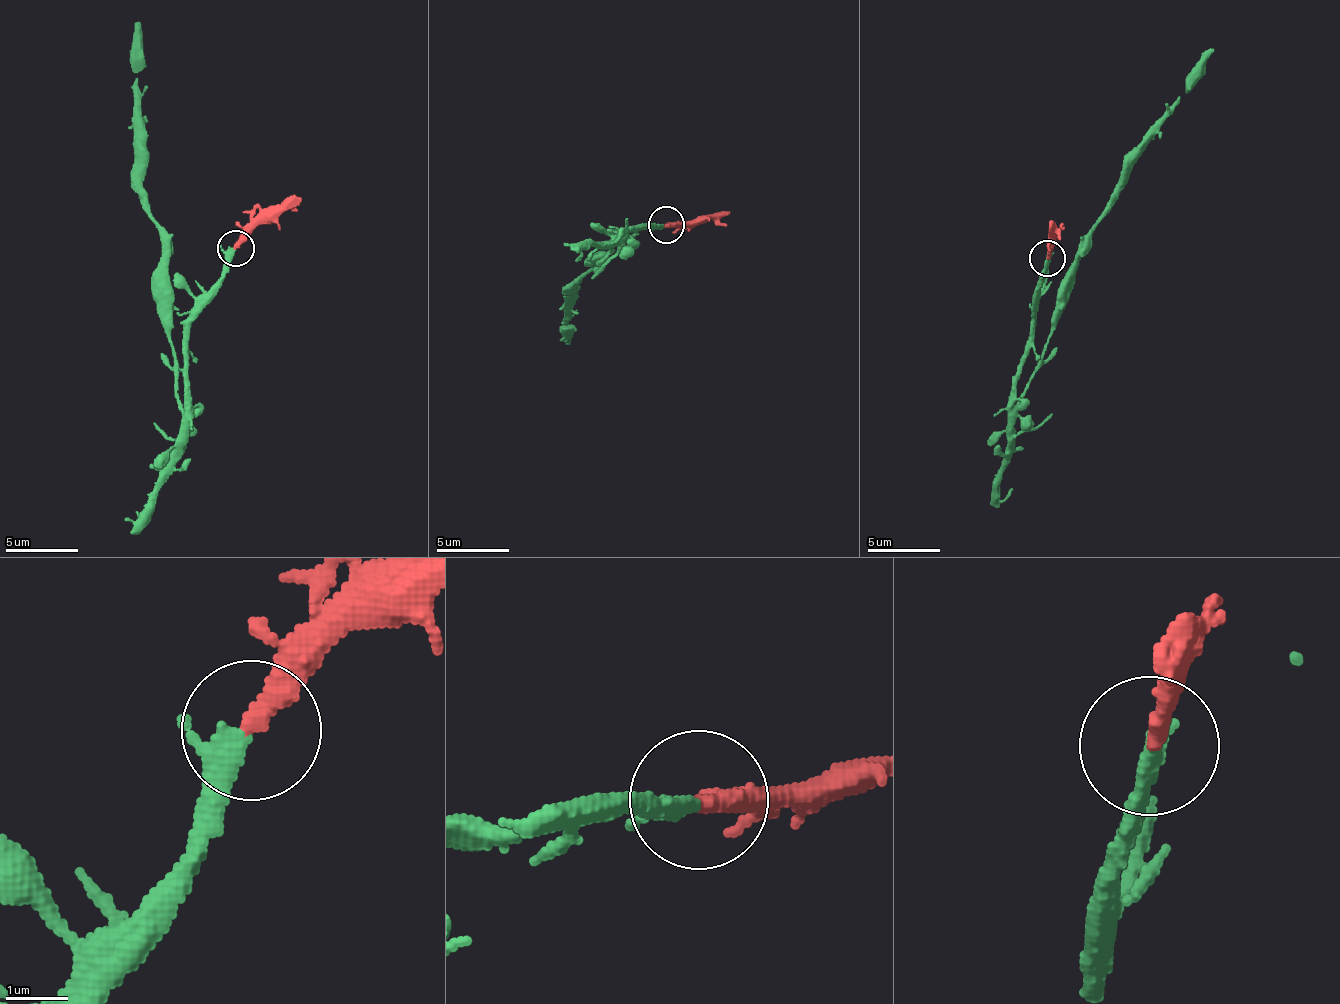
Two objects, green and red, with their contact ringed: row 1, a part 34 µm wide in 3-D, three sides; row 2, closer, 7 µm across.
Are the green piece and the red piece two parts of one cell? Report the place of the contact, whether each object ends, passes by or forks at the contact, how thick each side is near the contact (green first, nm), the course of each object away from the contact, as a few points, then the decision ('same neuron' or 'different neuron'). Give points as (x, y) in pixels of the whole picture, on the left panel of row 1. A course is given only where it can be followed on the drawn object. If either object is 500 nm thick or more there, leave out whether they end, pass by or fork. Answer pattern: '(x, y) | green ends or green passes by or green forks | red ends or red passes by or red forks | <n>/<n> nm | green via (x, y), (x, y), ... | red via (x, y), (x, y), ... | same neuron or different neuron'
(236, 248) | green passes by | red ends | 280/320 nm | green via (235, 247), (217, 296), (188, 332), (185, 409), (169, 338), (168, 239), (145, 200), (135, 71), (141, 23) | red via (235, 247), (260, 225), (271, 225), (300, 197) | same neuron

